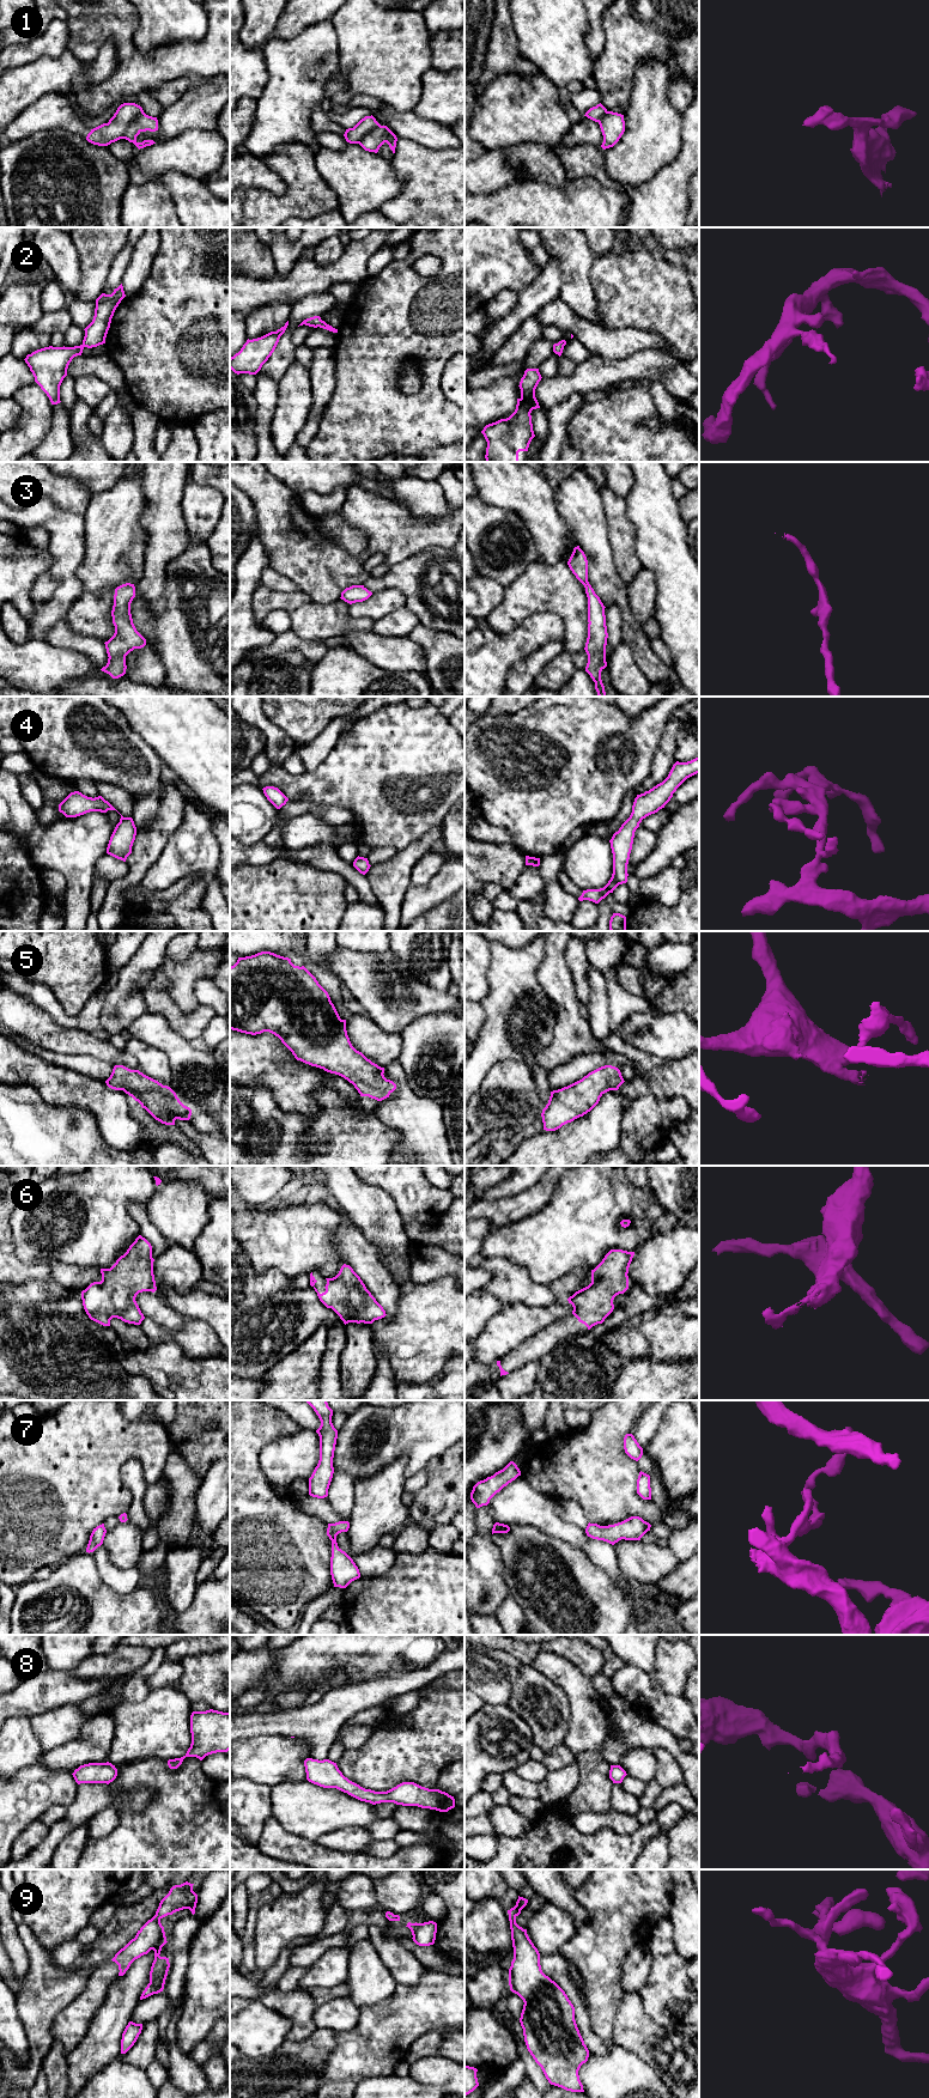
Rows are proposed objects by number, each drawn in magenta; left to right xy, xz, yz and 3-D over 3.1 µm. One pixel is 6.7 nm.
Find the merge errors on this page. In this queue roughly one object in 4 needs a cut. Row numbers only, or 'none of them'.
1

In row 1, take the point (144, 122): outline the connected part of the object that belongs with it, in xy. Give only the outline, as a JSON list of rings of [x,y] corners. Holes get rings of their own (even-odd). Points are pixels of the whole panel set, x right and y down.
[[[142,112],[129,124],[123,139],[128,140],[129,142],[133,142],[139,150],[156,144],[153,140],[144,140],[142,142],[136,141],[136,136],[141,132],[146,130],[158,130],[158,120],[157,117],[152,117]]]

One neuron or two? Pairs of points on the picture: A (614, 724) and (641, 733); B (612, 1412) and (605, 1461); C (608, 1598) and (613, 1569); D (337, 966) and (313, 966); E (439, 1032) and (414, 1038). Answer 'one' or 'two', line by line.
A: one
B: one
C: two
D: two
E: one

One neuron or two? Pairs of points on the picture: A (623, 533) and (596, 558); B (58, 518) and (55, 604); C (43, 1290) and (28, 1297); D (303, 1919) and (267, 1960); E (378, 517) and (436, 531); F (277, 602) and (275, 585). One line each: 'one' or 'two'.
A: two
B: one
C: one
D: one
E: one
F: two

